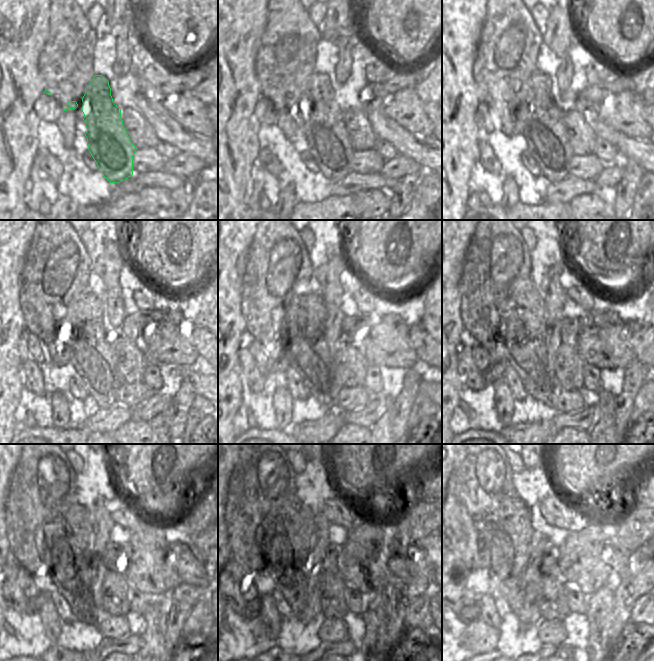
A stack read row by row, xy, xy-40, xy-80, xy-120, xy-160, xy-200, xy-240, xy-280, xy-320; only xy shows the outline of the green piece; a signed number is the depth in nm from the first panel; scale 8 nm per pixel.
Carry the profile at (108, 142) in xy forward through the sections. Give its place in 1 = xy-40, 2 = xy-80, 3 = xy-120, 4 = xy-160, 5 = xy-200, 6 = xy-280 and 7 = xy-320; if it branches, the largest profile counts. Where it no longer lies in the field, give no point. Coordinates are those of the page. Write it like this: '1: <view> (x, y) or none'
1: xy-40 (319, 116)
2: xy-80 (537, 113)
3: xy-120 (90, 337)
4: xy-160 (305, 340)
5: xy-200 (529, 340)
6: xy-280 (290, 534)
7: xy-320 (505, 552)

